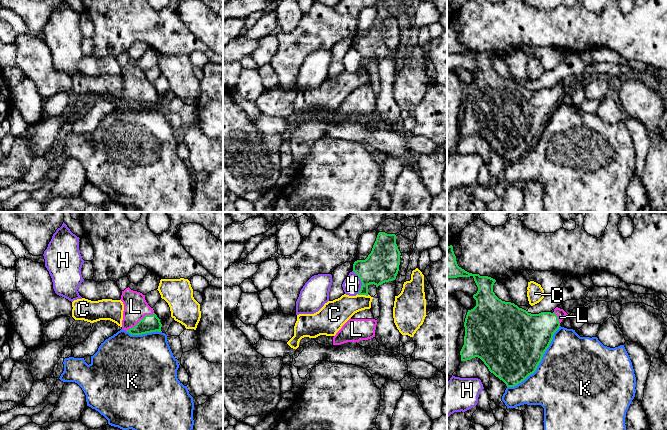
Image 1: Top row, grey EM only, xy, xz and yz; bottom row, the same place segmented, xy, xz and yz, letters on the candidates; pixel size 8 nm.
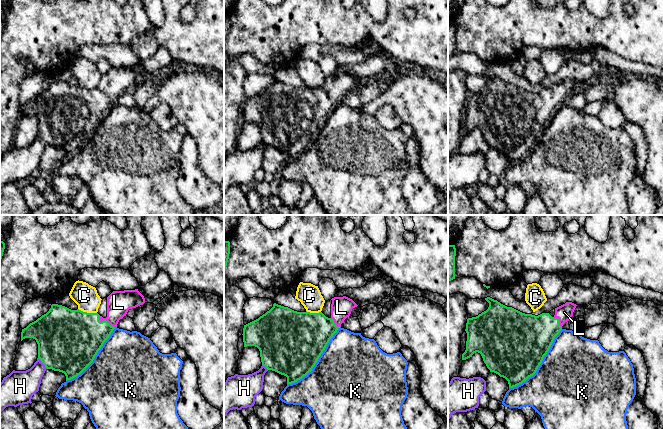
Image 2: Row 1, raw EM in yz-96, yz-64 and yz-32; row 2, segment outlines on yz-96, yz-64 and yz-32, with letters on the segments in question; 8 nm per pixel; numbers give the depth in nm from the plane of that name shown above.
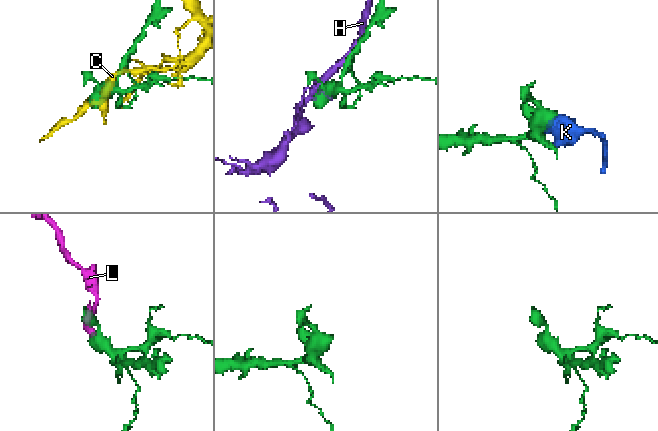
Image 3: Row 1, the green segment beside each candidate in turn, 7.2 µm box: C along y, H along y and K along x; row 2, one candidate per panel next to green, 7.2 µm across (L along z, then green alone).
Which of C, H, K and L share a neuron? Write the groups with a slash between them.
C / H / K / L

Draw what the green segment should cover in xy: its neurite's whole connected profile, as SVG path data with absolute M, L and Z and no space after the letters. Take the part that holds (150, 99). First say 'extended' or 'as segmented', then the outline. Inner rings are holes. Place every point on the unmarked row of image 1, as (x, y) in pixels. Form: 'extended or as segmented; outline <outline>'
extended; outline M129 63L122 67L124 80L122 105L131 111L142 111L151 108L162 108L160 95L145 76L145 71Z

